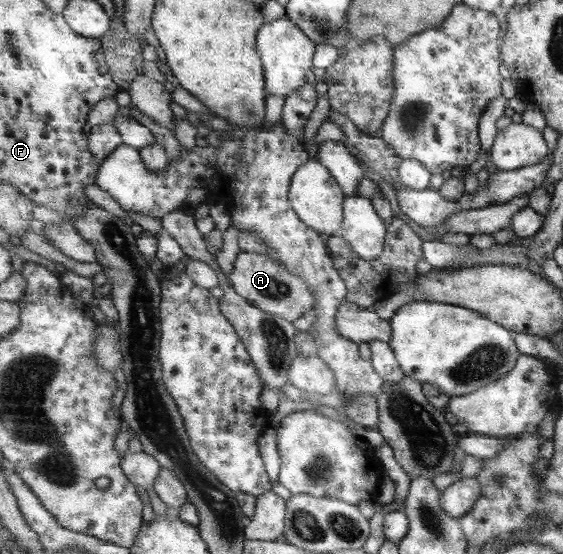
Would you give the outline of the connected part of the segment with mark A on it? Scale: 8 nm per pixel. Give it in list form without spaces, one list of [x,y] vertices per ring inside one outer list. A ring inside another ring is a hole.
[[[242,252],[236,260],[233,270],[234,273],[230,280],[236,292],[268,314],[296,322],[308,310],[314,309],[317,304],[314,291],[308,288],[308,284],[302,278],[290,274],[282,264],[270,256]]]

